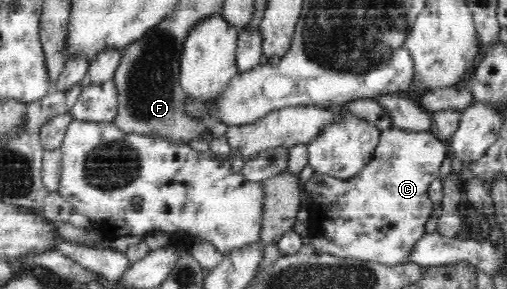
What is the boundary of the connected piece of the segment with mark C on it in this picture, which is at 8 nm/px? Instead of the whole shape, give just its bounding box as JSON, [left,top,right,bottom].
[303,126,450,267]

